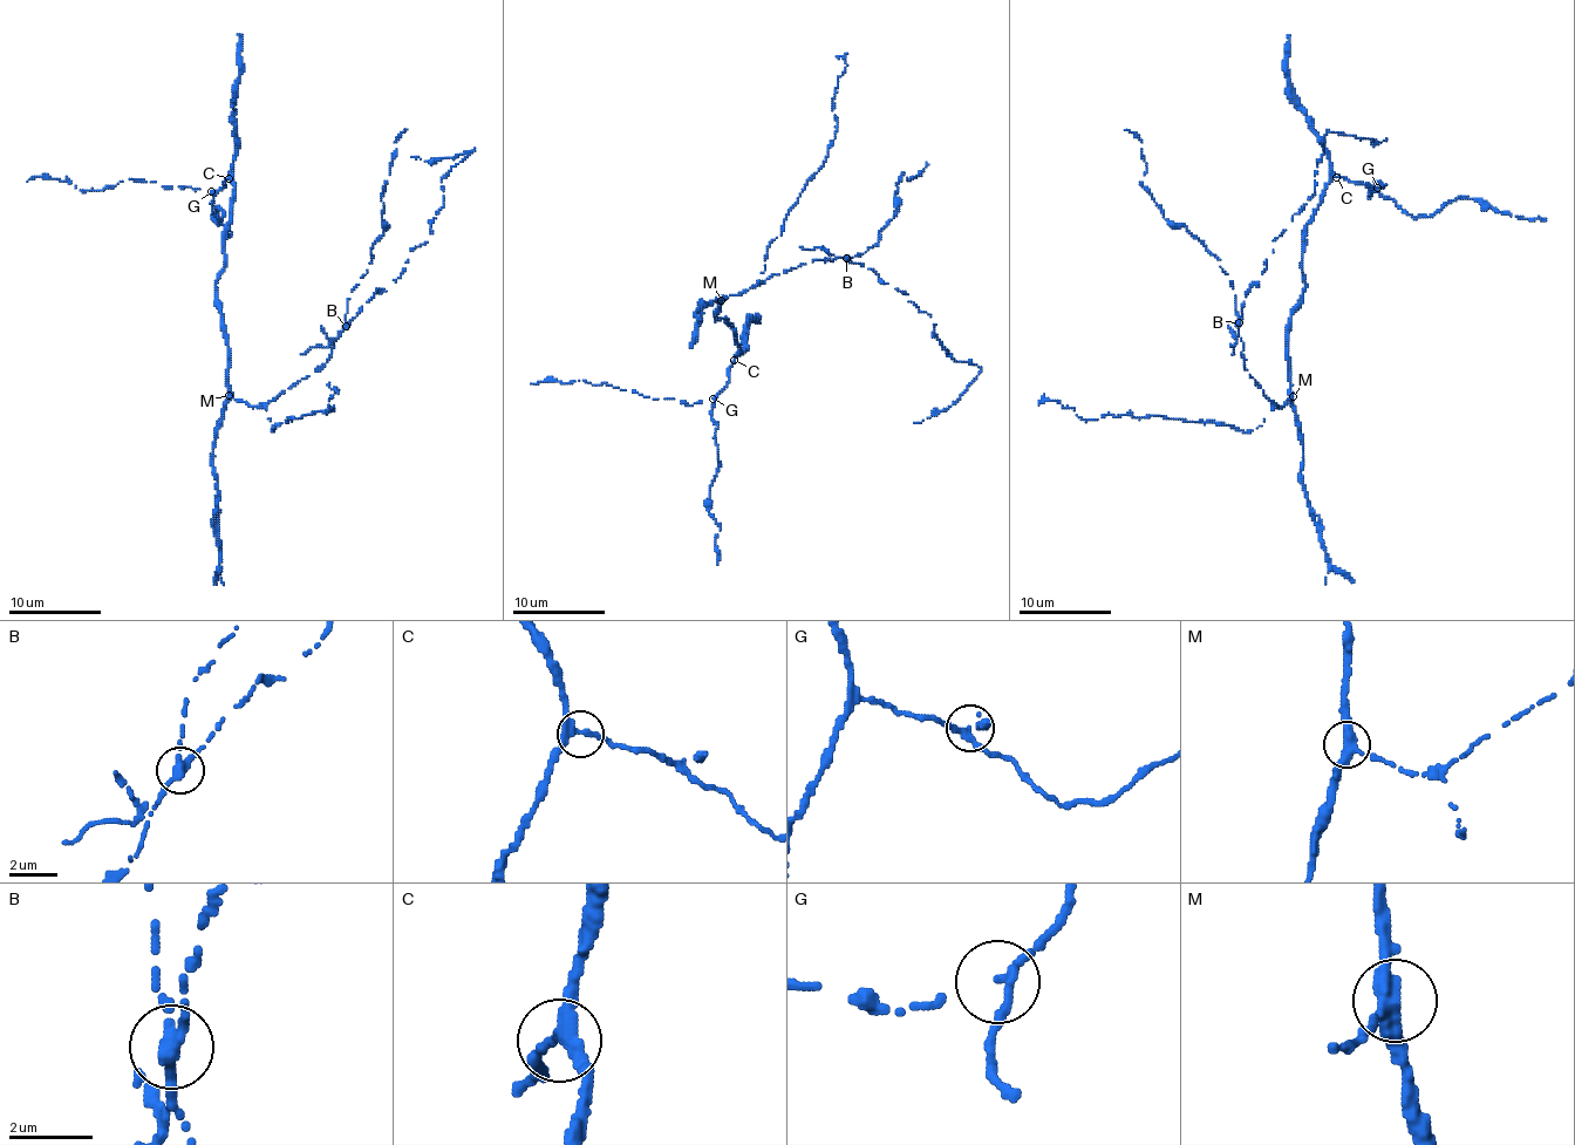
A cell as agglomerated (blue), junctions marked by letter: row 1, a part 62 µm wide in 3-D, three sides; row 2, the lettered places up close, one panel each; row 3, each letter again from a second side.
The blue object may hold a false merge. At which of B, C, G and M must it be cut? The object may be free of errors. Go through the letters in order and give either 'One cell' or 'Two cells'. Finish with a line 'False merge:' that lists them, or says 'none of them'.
B: Two cells
C: One cell
G: One cell
M: One cell
False merge: B

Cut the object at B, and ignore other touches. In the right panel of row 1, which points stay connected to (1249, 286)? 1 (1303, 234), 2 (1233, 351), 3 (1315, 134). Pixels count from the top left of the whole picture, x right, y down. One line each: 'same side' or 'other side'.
1: other side
2: same side
3: other side

